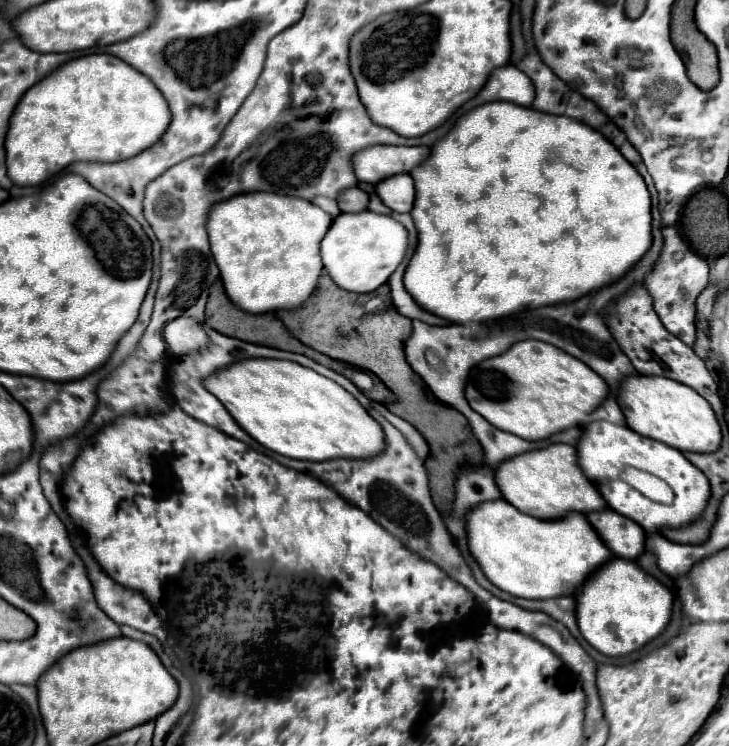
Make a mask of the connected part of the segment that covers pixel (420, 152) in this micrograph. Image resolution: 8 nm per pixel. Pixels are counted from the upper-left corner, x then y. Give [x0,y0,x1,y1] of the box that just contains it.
[354,145,430,183]

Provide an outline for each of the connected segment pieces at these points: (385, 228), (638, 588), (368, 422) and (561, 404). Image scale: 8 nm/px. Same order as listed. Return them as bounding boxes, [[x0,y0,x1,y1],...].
[[320,211,408,293],[574,557,674,657],[204,359,386,461],[466,339,608,441]]

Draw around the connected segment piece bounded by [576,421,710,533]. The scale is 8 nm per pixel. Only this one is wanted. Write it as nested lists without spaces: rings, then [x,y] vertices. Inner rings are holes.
[[[594,421],[590,423],[590,427],[584,427],[582,439],[576,449],[578,449],[578,463],[582,465],[586,477],[594,481],[598,489],[602,489],[602,497],[610,503],[610,509],[626,515],[628,519],[634,519],[648,533],[662,533],[664,529],[688,527],[694,521],[698,521],[708,507],[710,499],[708,477],[702,471],[698,471],[698,467],[694,467],[678,449],[672,449],[660,441],[642,437],[632,429],[614,425],[610,421]],[[626,467],[634,467],[664,479],[674,491],[674,503],[662,505],[644,497],[640,491],[636,491],[620,477]]]

